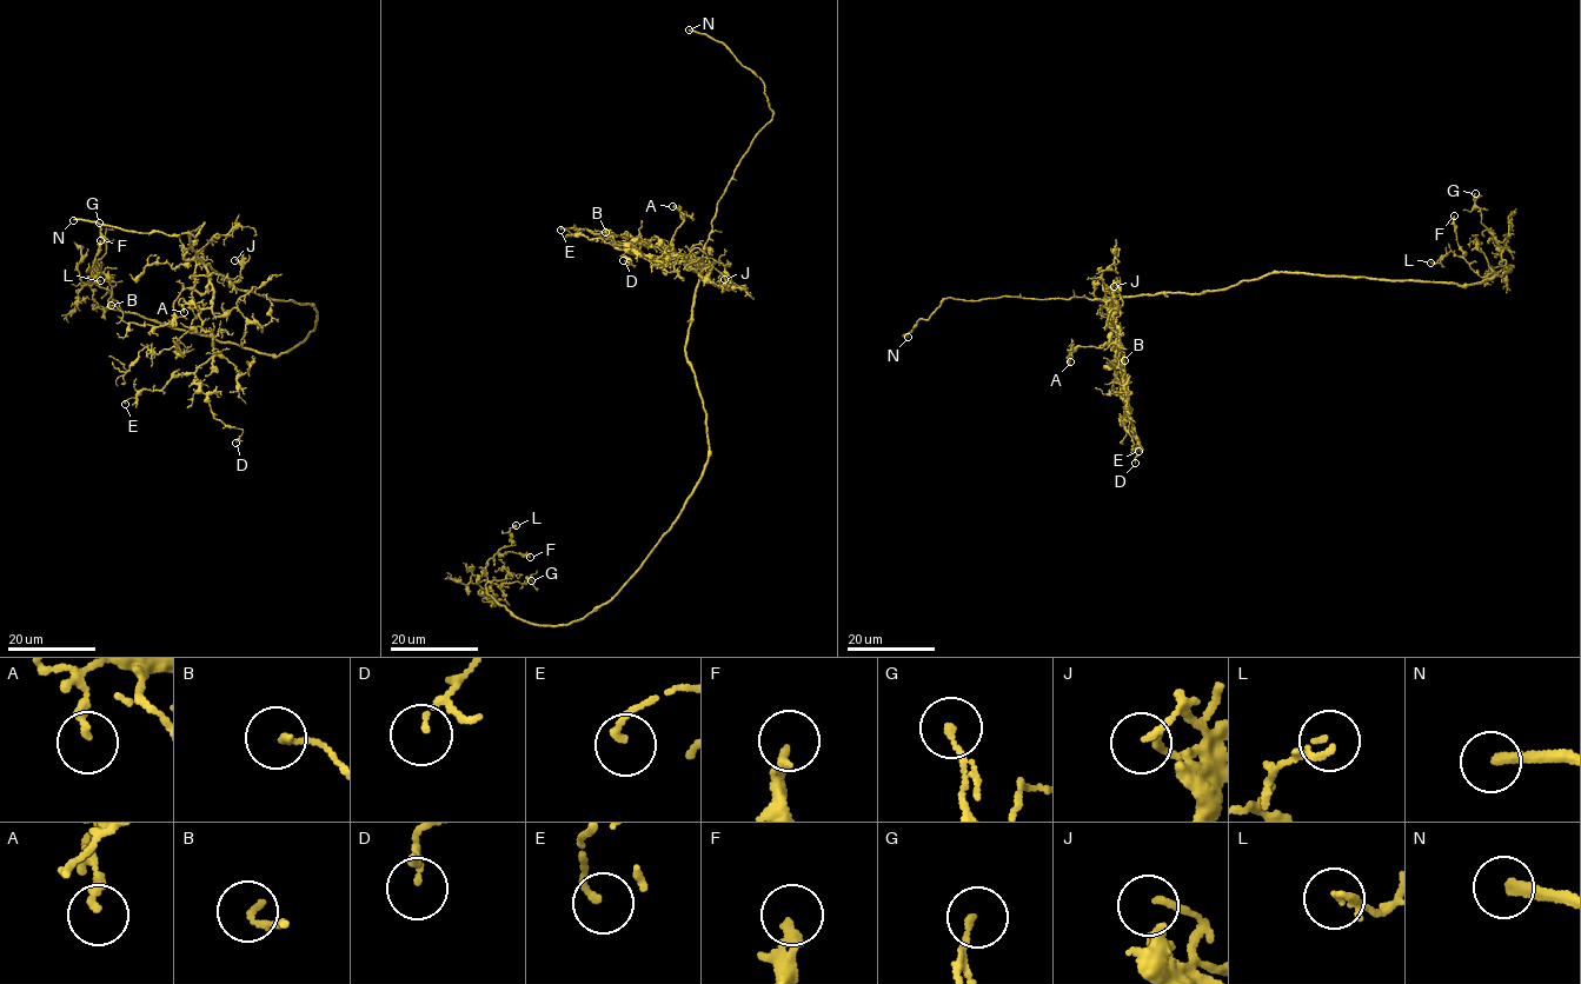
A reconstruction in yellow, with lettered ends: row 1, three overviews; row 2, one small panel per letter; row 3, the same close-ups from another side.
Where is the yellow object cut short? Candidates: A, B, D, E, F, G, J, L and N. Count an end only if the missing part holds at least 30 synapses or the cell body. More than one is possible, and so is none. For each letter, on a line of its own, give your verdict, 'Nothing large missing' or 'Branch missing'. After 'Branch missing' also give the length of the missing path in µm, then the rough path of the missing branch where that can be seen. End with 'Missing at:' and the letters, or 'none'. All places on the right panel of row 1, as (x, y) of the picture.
A: Nothing large missing
B: Nothing large missing
D: Nothing large missing
E: Nothing large missing
F: Nothing large missing
G: Nothing large missing
J: Nothing large missing
L: Nothing large missing
N: Branch missing. Missing length about 15 µm. Course of what is missing: (908, 337), (925, 339)
Missing at: N

